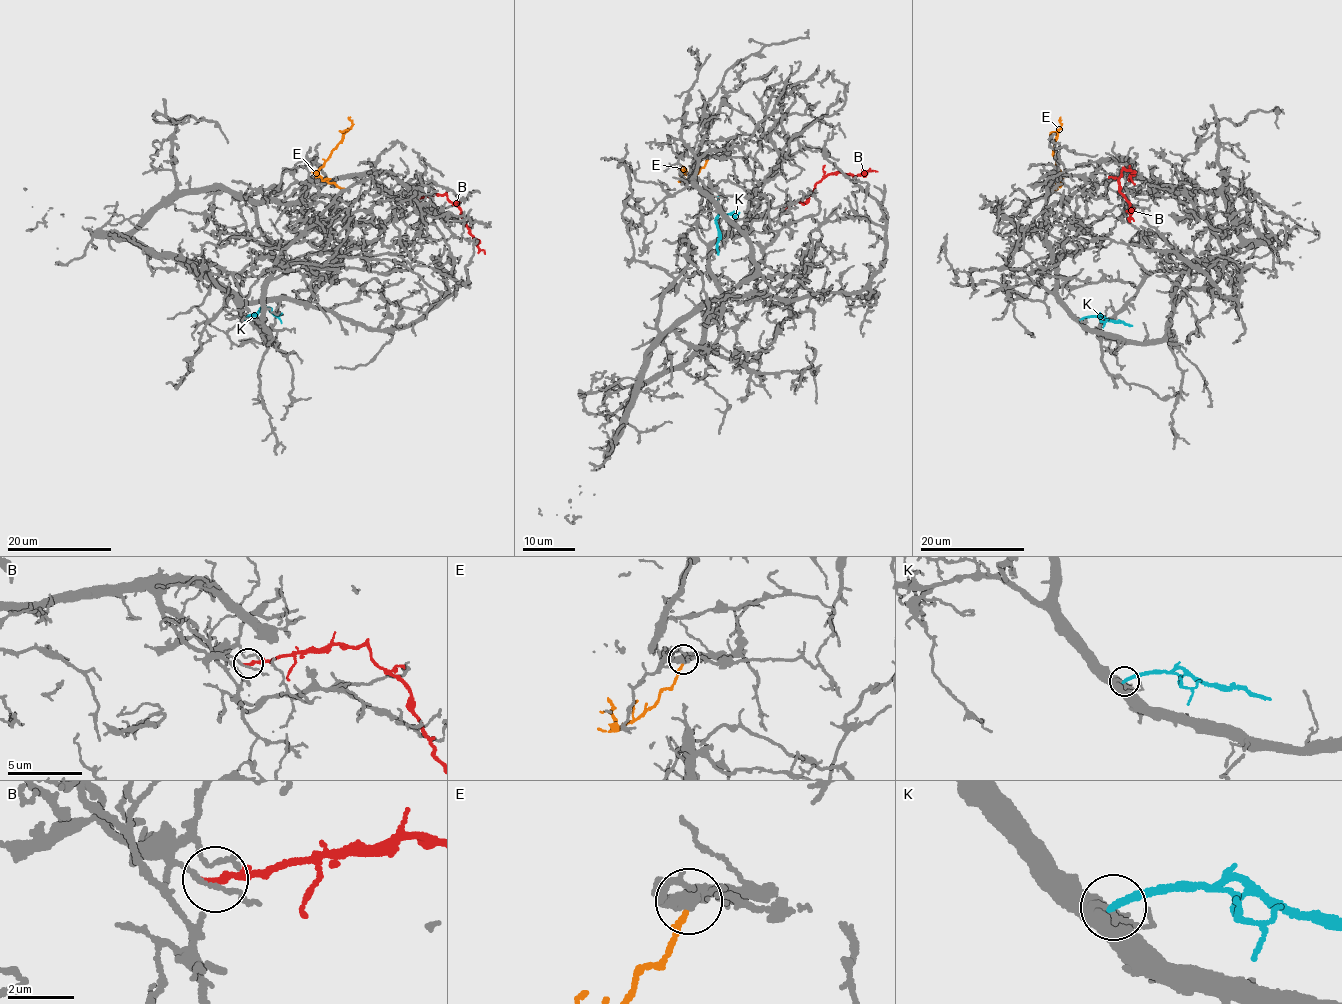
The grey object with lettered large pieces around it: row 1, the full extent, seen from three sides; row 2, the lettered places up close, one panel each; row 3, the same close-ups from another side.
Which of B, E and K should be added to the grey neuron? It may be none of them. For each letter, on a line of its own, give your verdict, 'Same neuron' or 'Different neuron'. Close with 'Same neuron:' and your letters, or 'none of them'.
B: Different neuron
E: Different neuron
K: Different neuron
Same neuron: none of them

